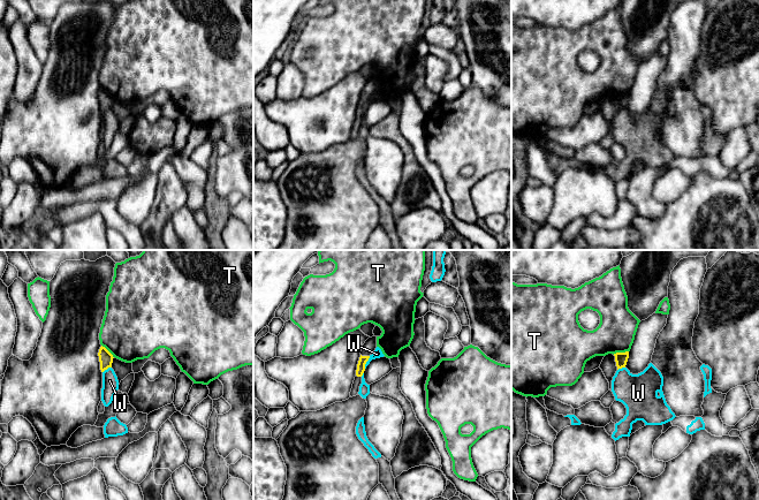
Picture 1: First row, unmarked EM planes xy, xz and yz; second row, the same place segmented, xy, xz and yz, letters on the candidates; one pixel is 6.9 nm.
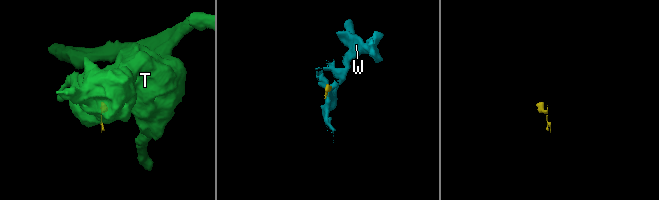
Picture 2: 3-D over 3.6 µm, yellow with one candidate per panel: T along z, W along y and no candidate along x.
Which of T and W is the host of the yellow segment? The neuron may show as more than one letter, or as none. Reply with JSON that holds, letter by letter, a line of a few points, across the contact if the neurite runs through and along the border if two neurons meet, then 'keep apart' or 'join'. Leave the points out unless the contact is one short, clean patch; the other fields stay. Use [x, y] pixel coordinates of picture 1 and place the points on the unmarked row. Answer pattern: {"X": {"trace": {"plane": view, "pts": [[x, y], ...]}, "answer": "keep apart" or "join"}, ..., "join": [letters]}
{"T": {"trace": {"plane": "yz", "pts": [[628, 92], [613, 96]]}, "answer": "keep apart"}, "W": {"trace": {"plane": "xz", "pts": [[370, 98], [364, 110]]}, "answer": "keep apart"}, "join": []}

